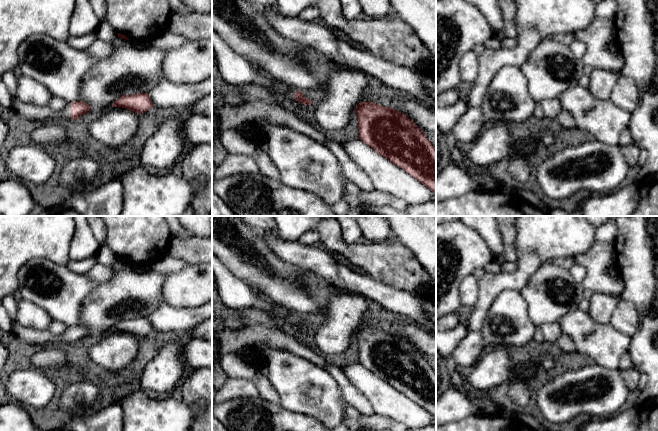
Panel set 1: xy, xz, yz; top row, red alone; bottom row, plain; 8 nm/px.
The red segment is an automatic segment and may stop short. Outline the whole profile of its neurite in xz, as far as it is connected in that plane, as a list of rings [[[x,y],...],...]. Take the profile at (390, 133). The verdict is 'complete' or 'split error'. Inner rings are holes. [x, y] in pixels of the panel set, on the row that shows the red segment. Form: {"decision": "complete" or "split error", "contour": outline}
{"decision": "complete", "contour": [[[360,102],[354,111],[358,115],[359,139],[436,193],[436,148],[424,131],[412,119],[392,107]]]}

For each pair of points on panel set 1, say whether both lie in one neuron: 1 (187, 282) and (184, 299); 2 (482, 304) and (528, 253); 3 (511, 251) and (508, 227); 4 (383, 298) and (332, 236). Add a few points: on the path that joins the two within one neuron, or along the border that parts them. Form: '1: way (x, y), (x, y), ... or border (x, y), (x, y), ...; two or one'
1: way (187, 286), (184, 290), (184, 295); one
2: way (494, 290), (504, 280), (511, 280), (524, 267); one
3: way (510, 245), (508, 233); one
4: border (366, 273), (388, 283); two

